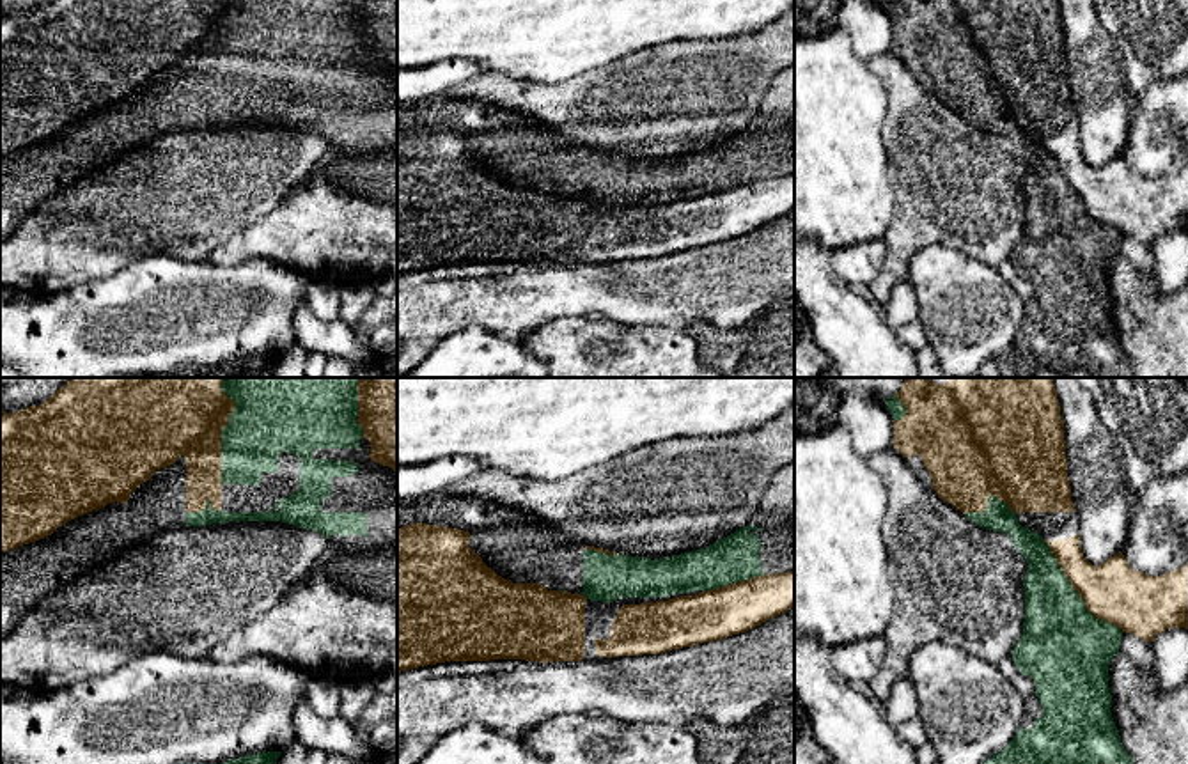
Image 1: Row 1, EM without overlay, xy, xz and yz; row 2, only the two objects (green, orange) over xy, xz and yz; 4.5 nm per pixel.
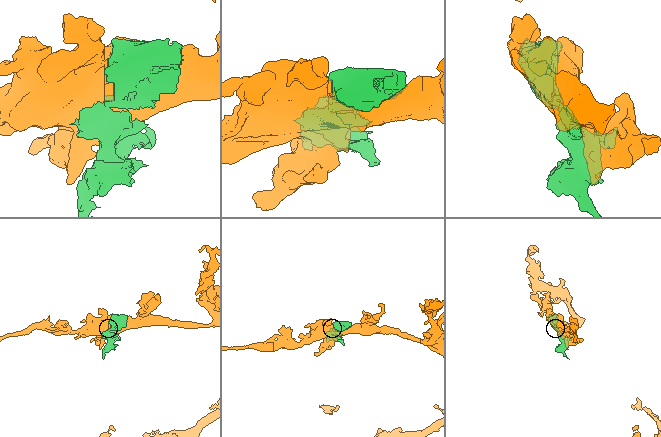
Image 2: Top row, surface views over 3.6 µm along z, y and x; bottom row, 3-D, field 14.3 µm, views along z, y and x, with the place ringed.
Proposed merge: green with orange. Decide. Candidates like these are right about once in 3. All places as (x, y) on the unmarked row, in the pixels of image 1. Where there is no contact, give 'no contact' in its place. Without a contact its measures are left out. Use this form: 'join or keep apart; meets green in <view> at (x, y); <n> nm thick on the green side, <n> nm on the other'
keep apart; meets green in yz at (1077, 195); 380 nm thick on the green side, 280 nm on the other

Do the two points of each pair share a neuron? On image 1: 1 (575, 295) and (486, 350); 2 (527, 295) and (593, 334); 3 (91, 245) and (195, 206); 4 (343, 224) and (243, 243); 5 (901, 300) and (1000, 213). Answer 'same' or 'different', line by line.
1: different
2: different
3: same
4: same
5: different

